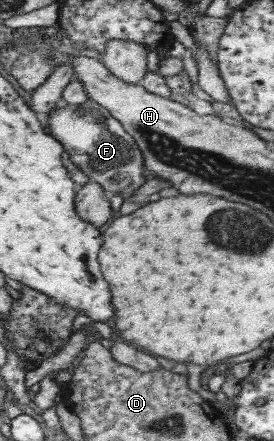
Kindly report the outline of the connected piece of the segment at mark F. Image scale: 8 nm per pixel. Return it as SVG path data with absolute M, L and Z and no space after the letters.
M90 98L83 104L63 103L48 116L46 129L49 134L65 143L65 150L72 162L90 181L103 186L109 196L133 194L145 184L143 170L146 168L146 162L136 138L97 101Z

